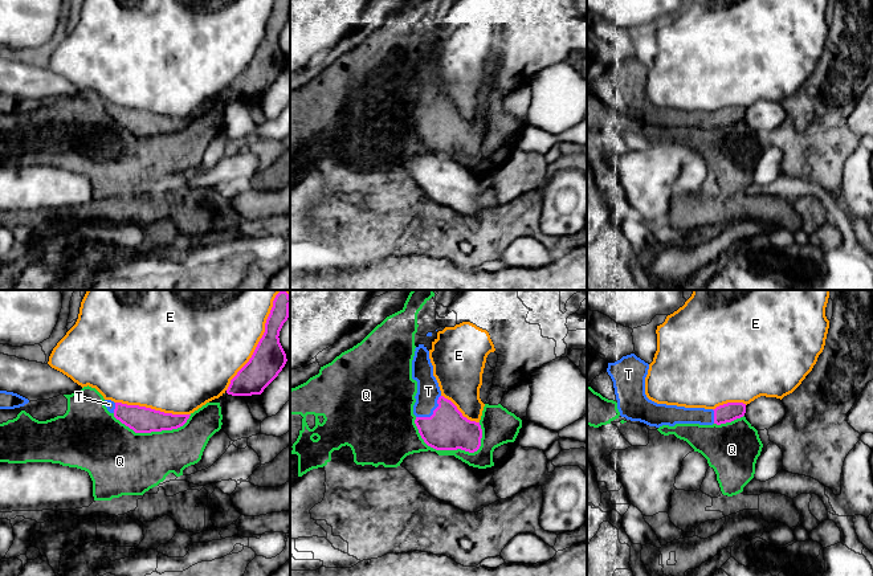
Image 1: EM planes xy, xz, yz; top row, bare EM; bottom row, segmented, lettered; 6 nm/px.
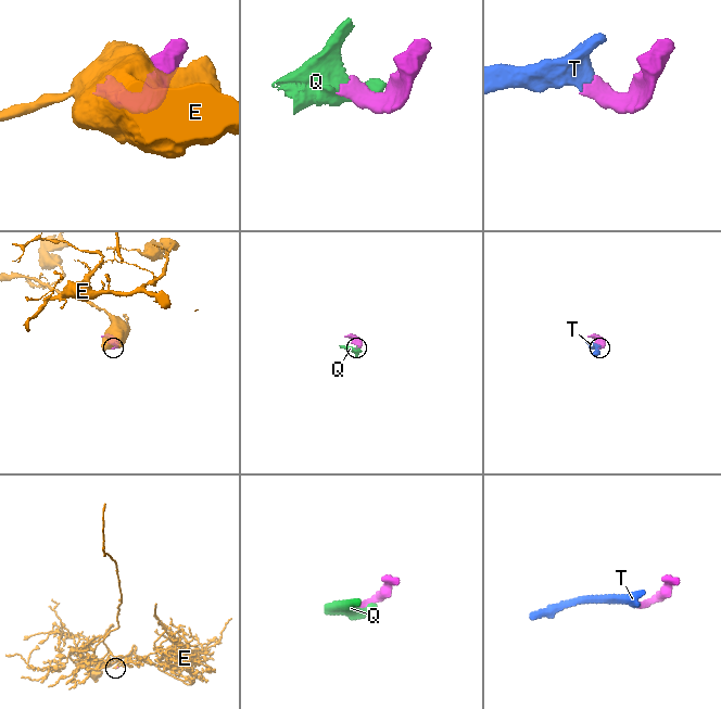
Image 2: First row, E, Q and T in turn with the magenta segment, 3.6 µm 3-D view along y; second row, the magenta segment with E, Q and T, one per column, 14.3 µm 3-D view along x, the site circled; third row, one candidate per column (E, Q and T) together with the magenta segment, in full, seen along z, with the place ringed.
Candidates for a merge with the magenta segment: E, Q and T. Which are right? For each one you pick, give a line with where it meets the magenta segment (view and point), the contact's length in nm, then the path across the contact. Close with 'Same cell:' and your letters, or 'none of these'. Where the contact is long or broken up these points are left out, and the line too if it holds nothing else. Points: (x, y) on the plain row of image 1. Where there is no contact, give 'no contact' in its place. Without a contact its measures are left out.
T: contact xz (433, 115); length 200 nm; way xz (447, 133), (433, 115), (429, 109), (428, 94)
Same cell: T

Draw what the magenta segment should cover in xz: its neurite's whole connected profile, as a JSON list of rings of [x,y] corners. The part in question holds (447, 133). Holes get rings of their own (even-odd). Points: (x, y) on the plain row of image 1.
[[[419,48],[415,53],[412,82],[417,85],[417,97],[413,118],[421,142],[436,154],[477,155],[482,142],[480,126],[464,120],[457,110],[441,98],[427,50]]]

